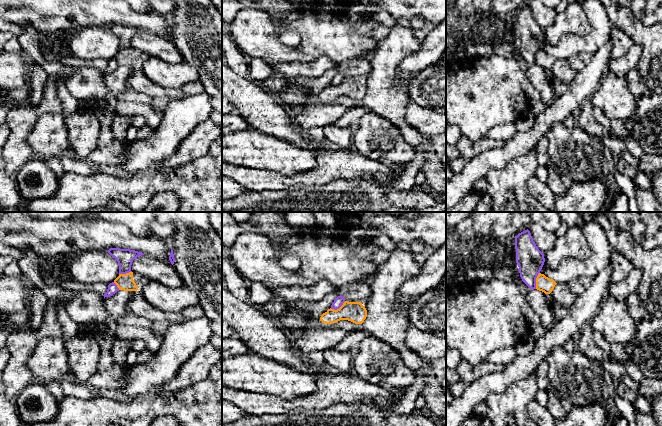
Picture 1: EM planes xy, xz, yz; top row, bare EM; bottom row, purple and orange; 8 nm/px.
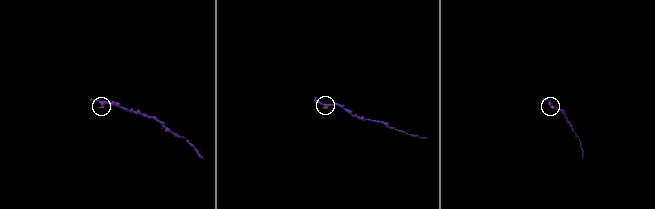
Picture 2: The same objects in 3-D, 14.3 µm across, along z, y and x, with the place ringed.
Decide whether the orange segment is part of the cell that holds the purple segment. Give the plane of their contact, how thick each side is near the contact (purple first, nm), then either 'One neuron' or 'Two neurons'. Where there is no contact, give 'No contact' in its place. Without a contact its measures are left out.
Touches purple in yz. Thickness 220 nm (purple) against 120 nm. Two neurons

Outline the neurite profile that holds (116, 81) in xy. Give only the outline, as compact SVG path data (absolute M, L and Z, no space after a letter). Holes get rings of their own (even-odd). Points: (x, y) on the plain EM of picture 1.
M119 66L112 72L104 74L104 82L108 91L104 99L99 102L101 108L114 113L119 101L117 95L127 88L129 77L136 68Z

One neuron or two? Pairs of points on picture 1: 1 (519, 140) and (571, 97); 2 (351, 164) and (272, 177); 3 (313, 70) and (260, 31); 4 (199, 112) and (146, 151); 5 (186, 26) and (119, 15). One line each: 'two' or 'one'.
1: one
2: one
3: two
4: one
5: two

